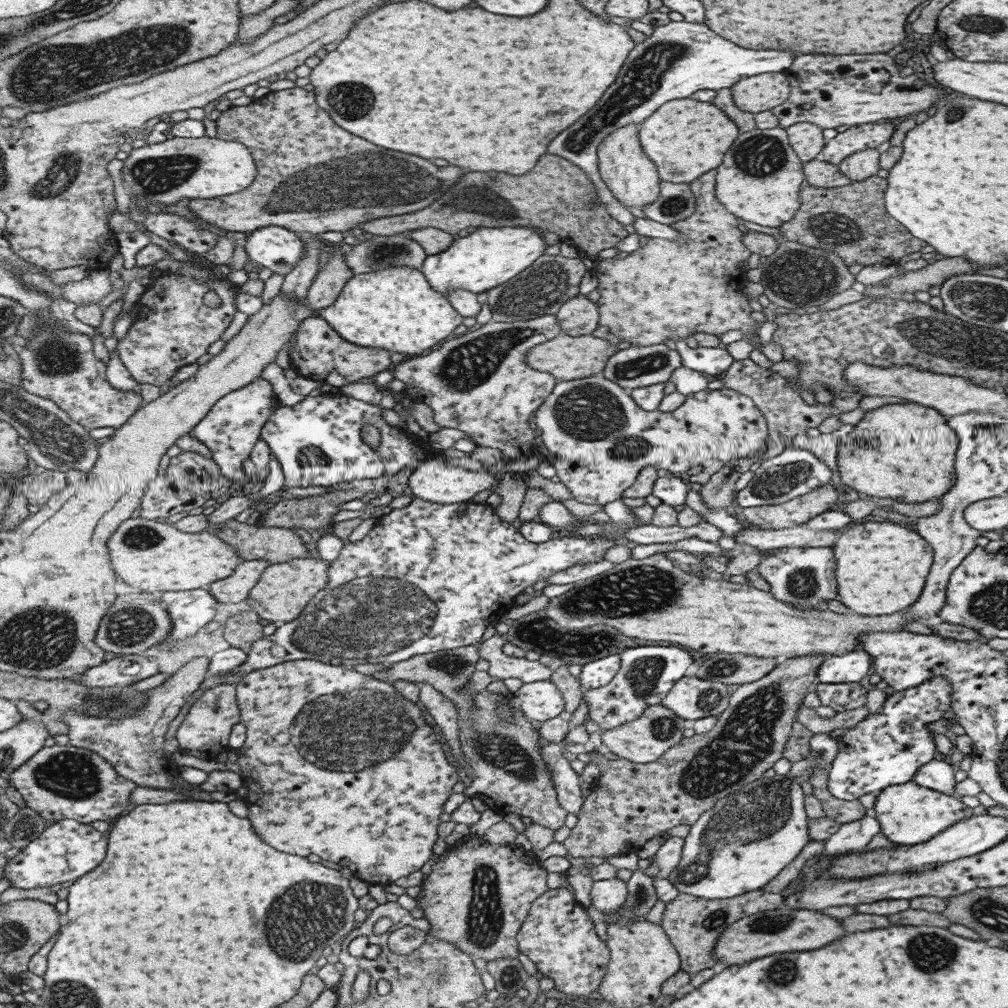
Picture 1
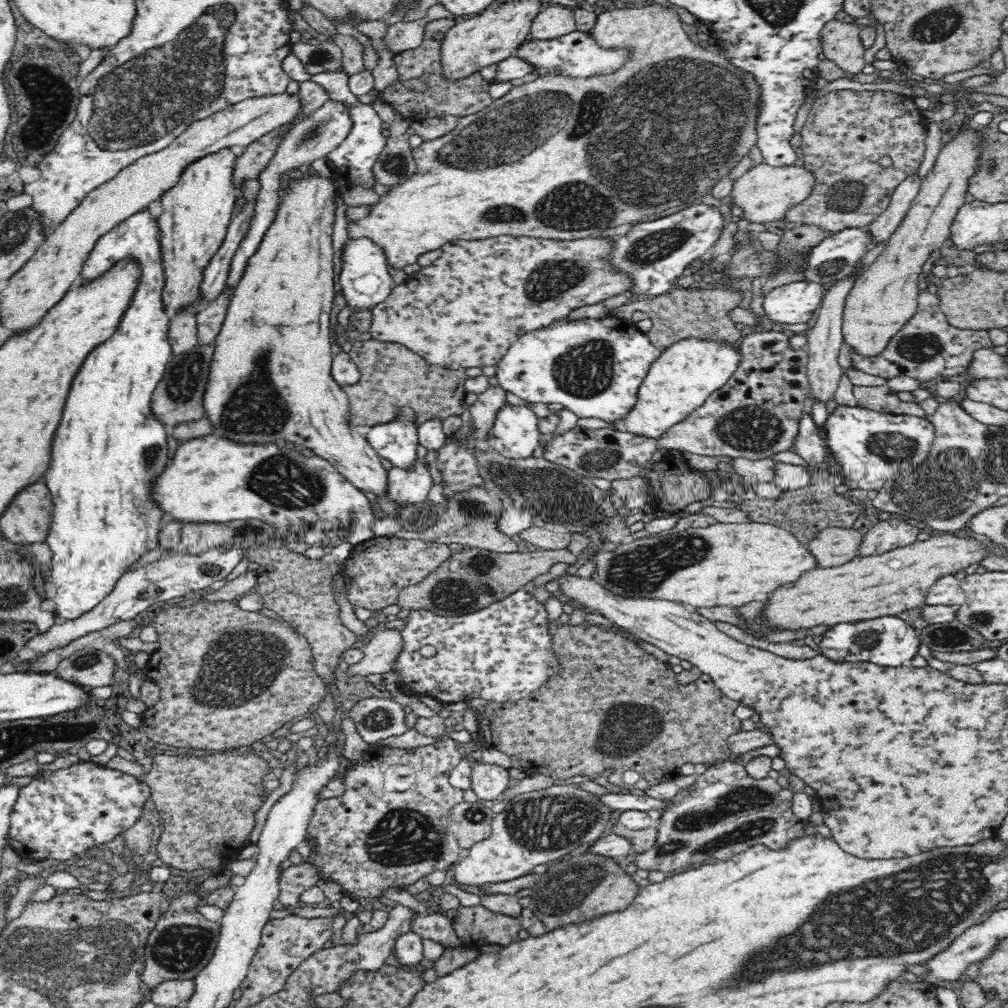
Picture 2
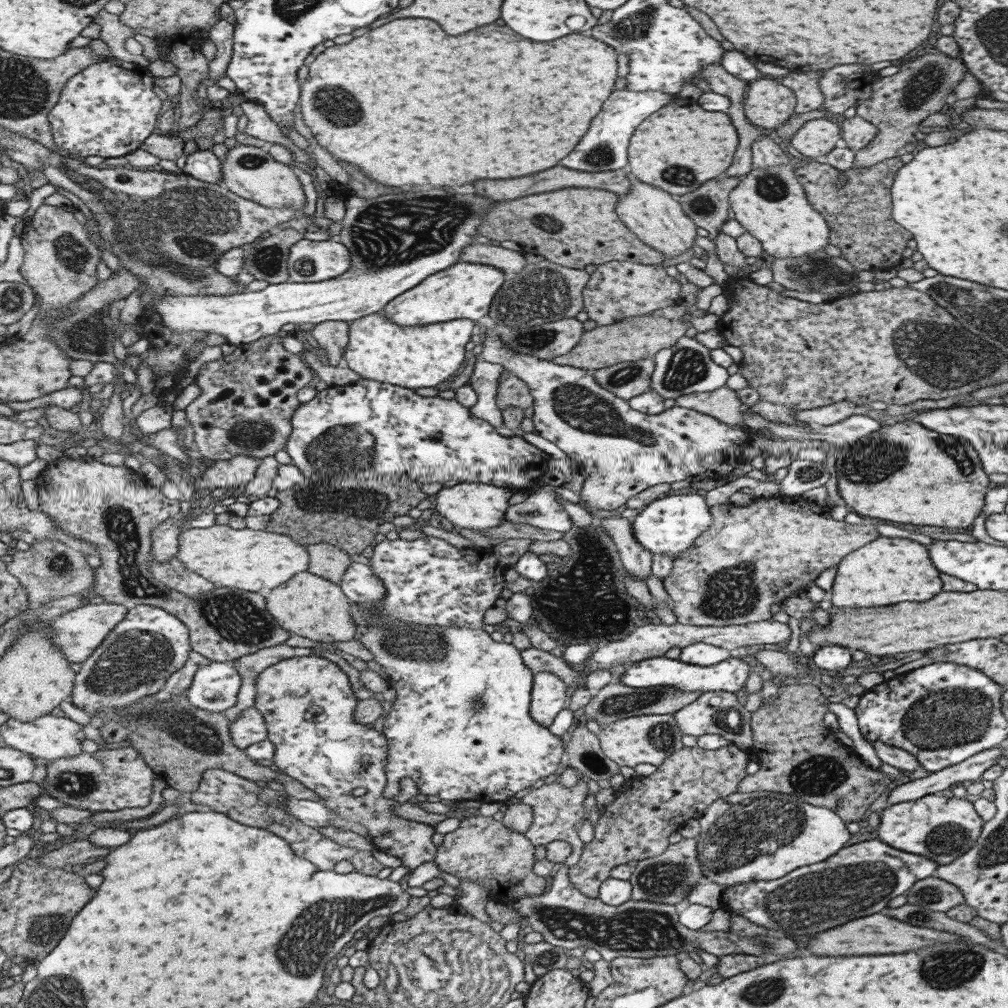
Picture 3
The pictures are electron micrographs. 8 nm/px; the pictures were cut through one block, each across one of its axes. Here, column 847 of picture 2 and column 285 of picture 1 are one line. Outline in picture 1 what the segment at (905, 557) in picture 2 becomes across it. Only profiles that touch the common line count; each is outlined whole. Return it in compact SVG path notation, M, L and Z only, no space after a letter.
M293 558L289 562L267 565L257 584L251 588L246 603L261 619L270 622L289 622L299 616L307 602L327 584L327 563L321 559Z

